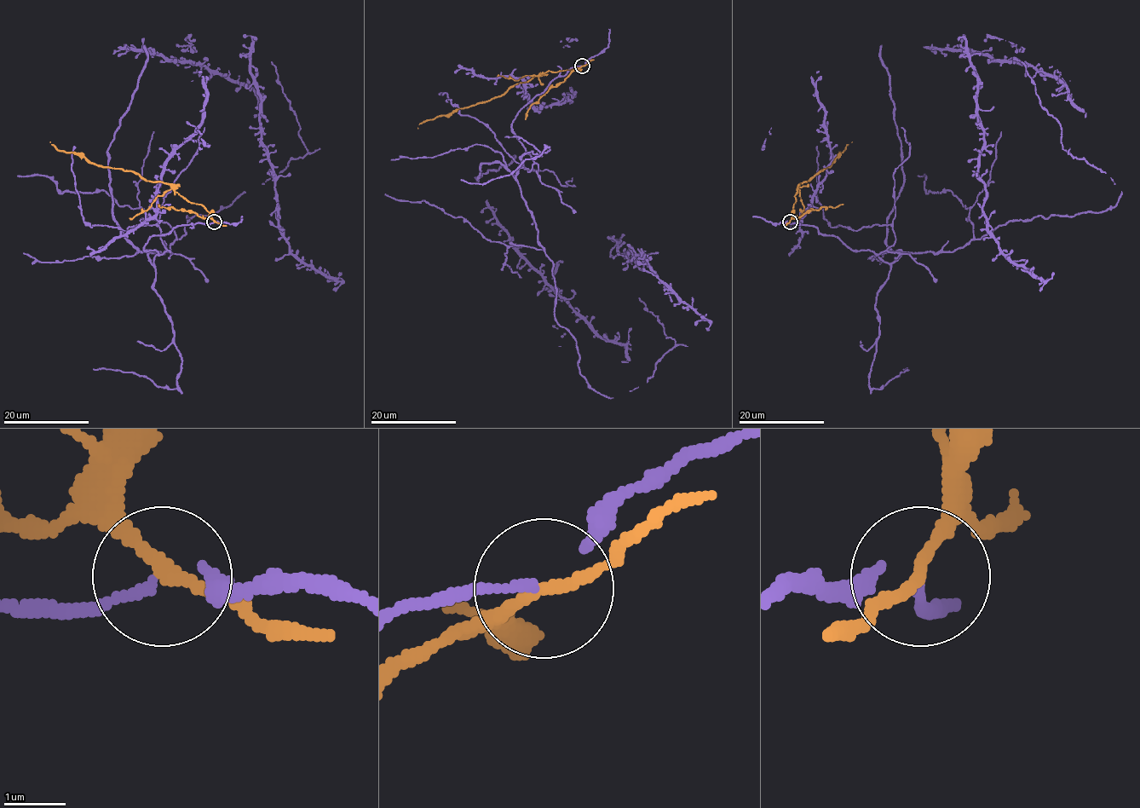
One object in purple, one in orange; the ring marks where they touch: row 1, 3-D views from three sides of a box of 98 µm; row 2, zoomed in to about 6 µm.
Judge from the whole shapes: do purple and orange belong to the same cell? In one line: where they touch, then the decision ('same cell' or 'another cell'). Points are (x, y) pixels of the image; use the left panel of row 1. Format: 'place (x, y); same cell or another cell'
place (214, 222); another cell

